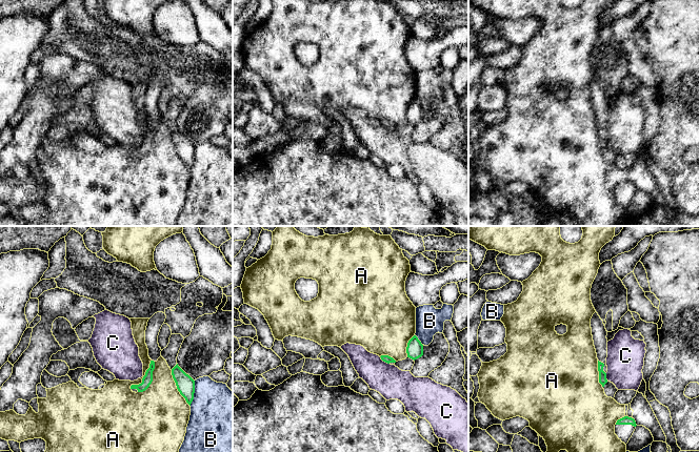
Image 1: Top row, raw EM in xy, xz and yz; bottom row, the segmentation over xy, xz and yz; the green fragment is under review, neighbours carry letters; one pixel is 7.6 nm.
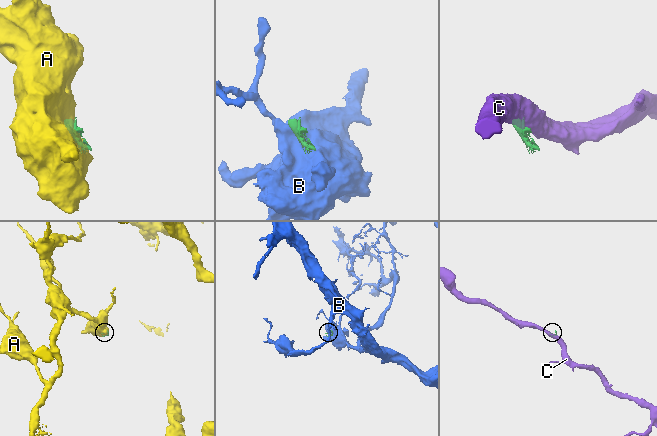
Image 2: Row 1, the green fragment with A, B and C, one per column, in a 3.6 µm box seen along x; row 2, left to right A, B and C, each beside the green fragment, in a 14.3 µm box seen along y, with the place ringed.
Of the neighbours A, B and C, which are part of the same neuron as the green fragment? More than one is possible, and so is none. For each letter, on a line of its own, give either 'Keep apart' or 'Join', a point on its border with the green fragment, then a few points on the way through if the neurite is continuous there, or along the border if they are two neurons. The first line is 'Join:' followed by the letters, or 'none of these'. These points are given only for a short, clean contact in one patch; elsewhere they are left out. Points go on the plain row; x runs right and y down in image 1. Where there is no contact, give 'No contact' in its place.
Join: none of these
A: Keep apart. Touches green at xy (143, 142)
B: Keep apart. Touches green at xy (194, 157). Boundary: xy (195, 145), (194, 163), (190, 169)
C: Keep apart. Touches green at xz (384, 125). Boundary: xz (379, 121), (388, 128)

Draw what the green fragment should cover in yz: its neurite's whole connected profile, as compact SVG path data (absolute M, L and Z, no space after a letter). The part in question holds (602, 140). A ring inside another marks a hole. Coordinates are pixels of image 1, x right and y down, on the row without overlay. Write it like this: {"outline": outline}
{"outline": "M595 77L591 83L592 100L594 105L594 110L598 123L598 136L599 136L599 147L604 151L607 147L606 144L606 122L607 122L607 96L597 77Z"}

